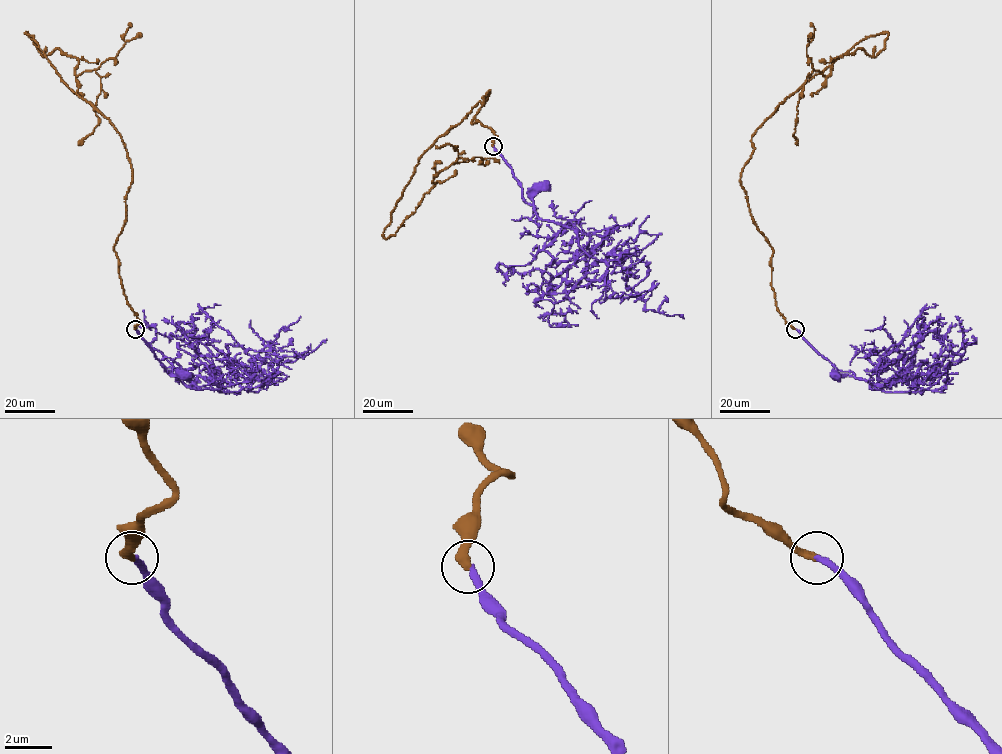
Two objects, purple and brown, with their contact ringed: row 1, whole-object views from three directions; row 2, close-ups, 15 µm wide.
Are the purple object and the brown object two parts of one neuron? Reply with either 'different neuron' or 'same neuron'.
same neuron

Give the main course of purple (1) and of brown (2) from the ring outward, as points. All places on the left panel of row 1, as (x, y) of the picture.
1: (135, 329), (164, 371), (184, 377)
2: (135, 329), (114, 247), (125, 145), (26, 31), (100, 77), (98, 125), (78, 145)

